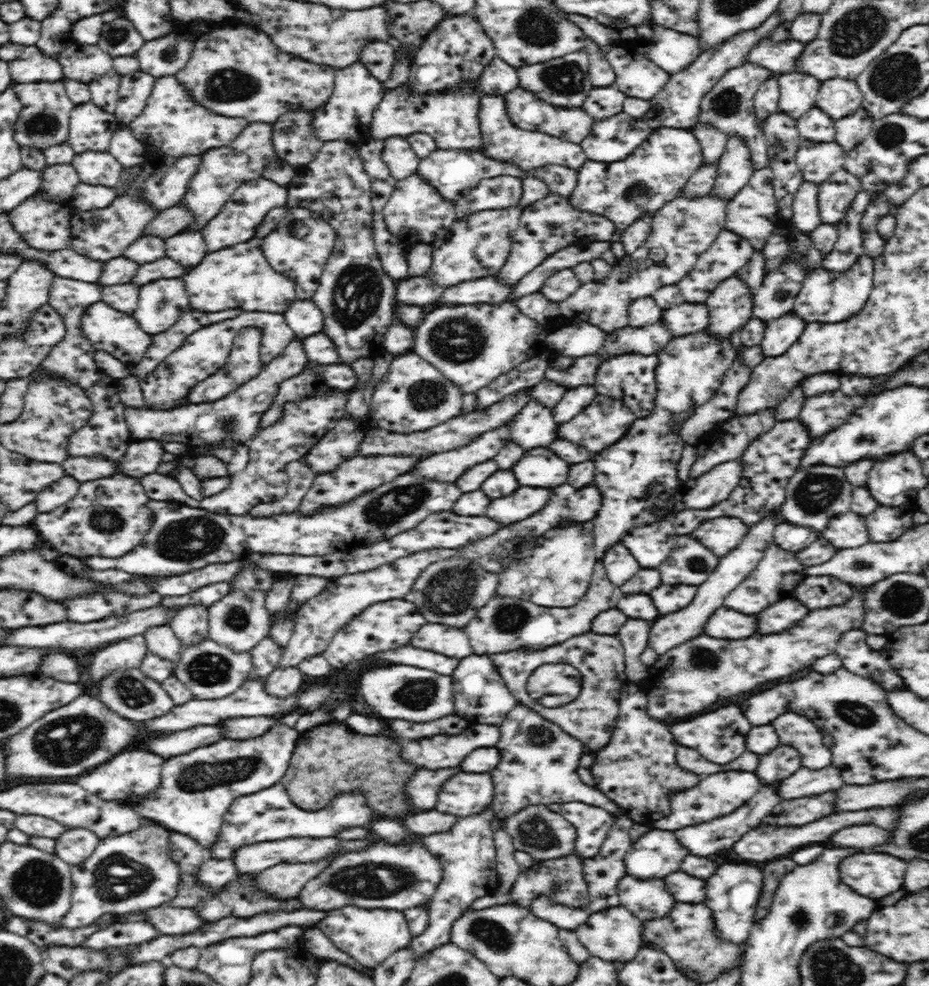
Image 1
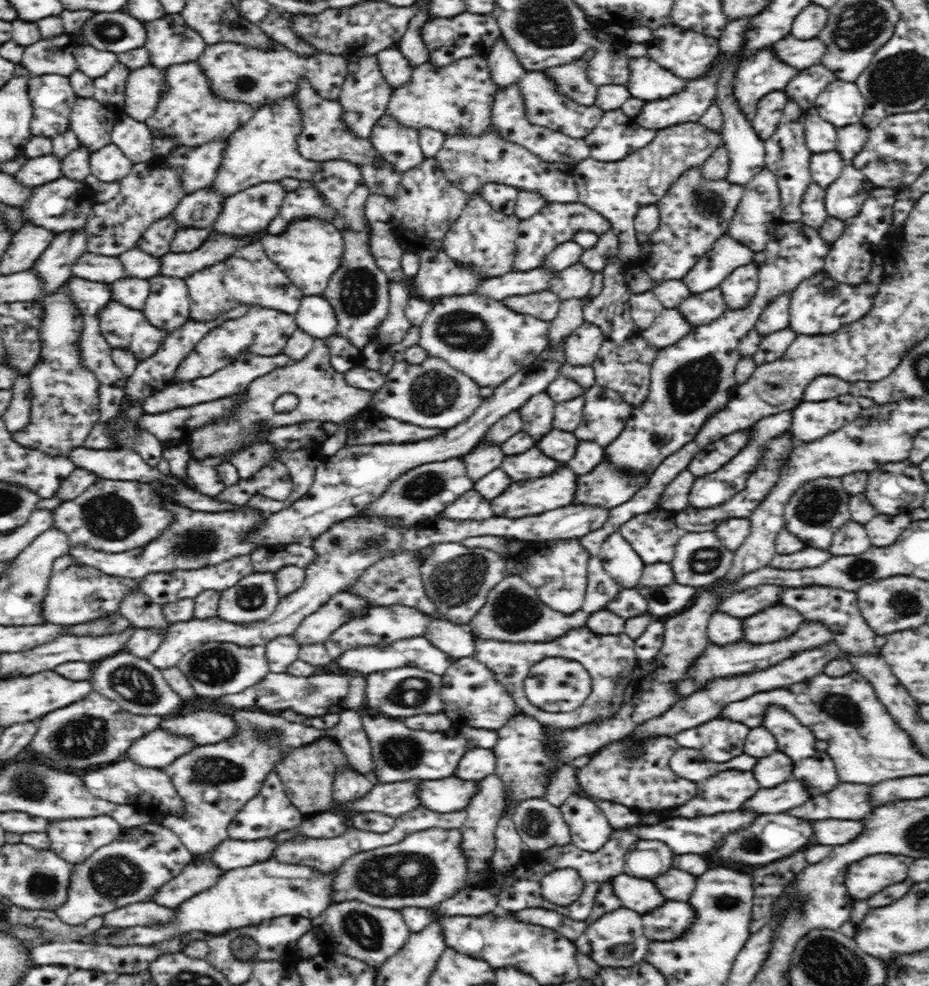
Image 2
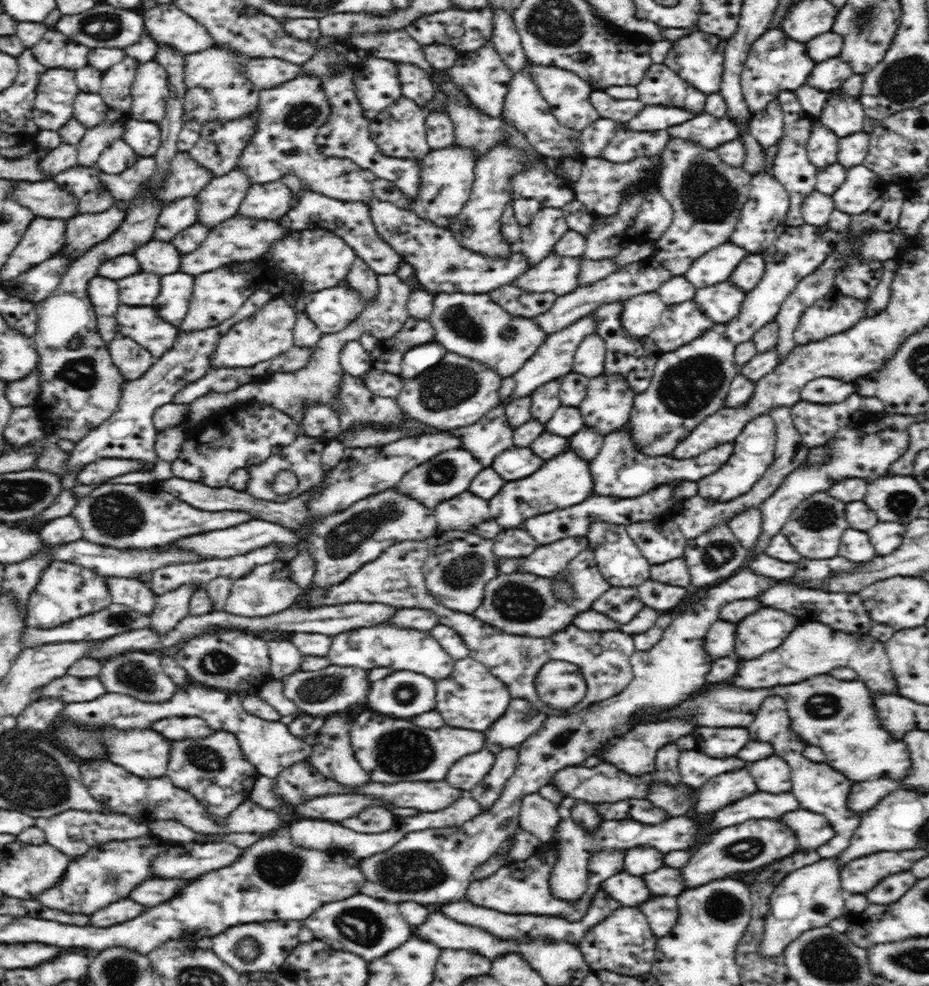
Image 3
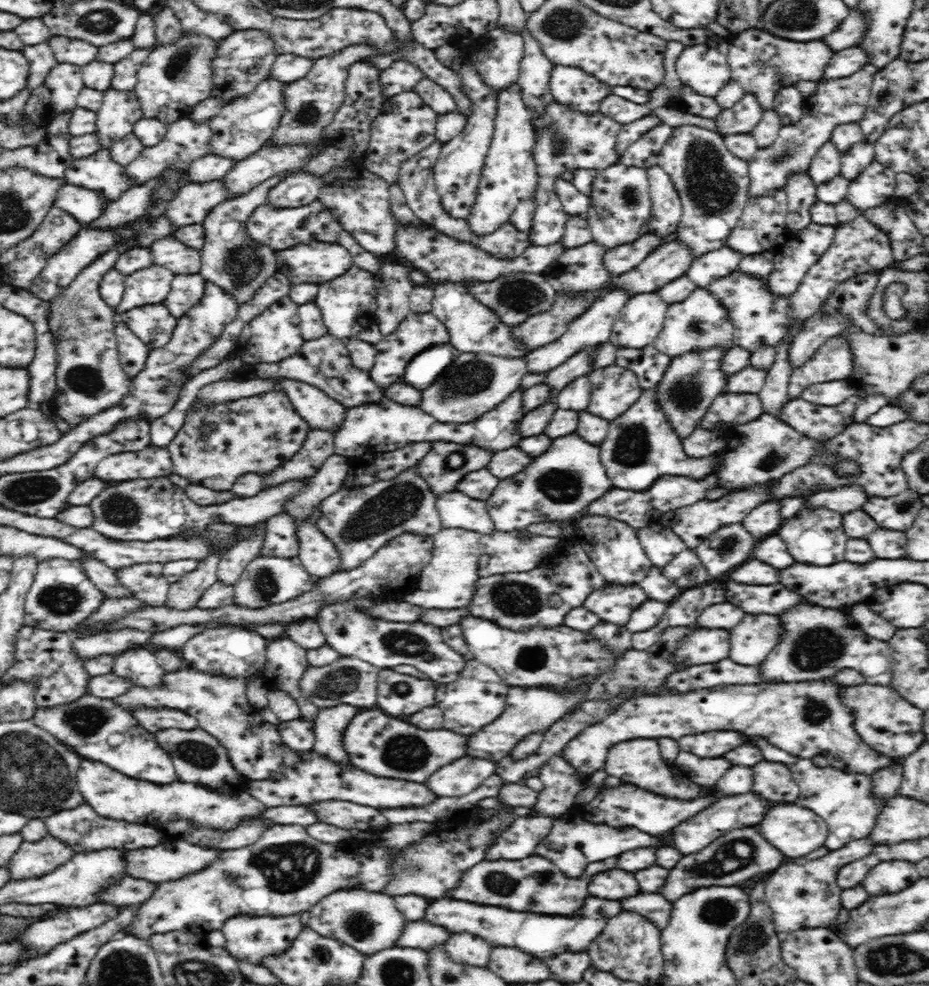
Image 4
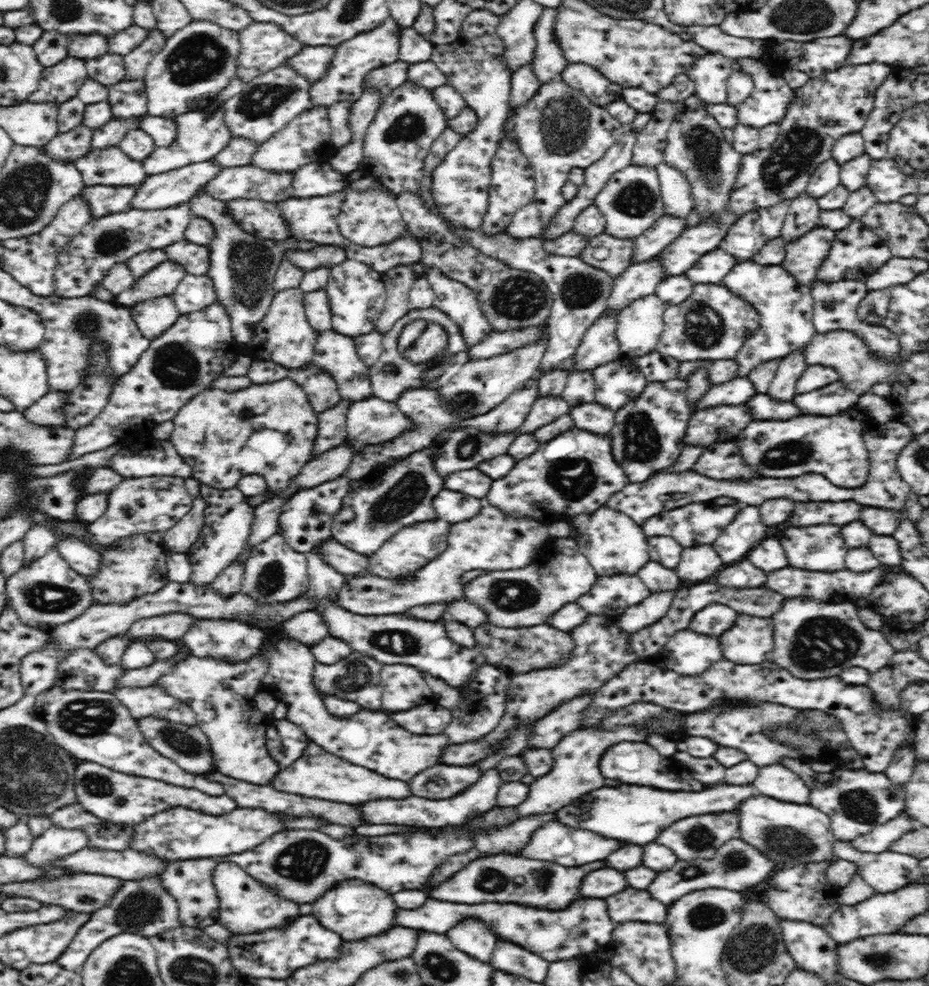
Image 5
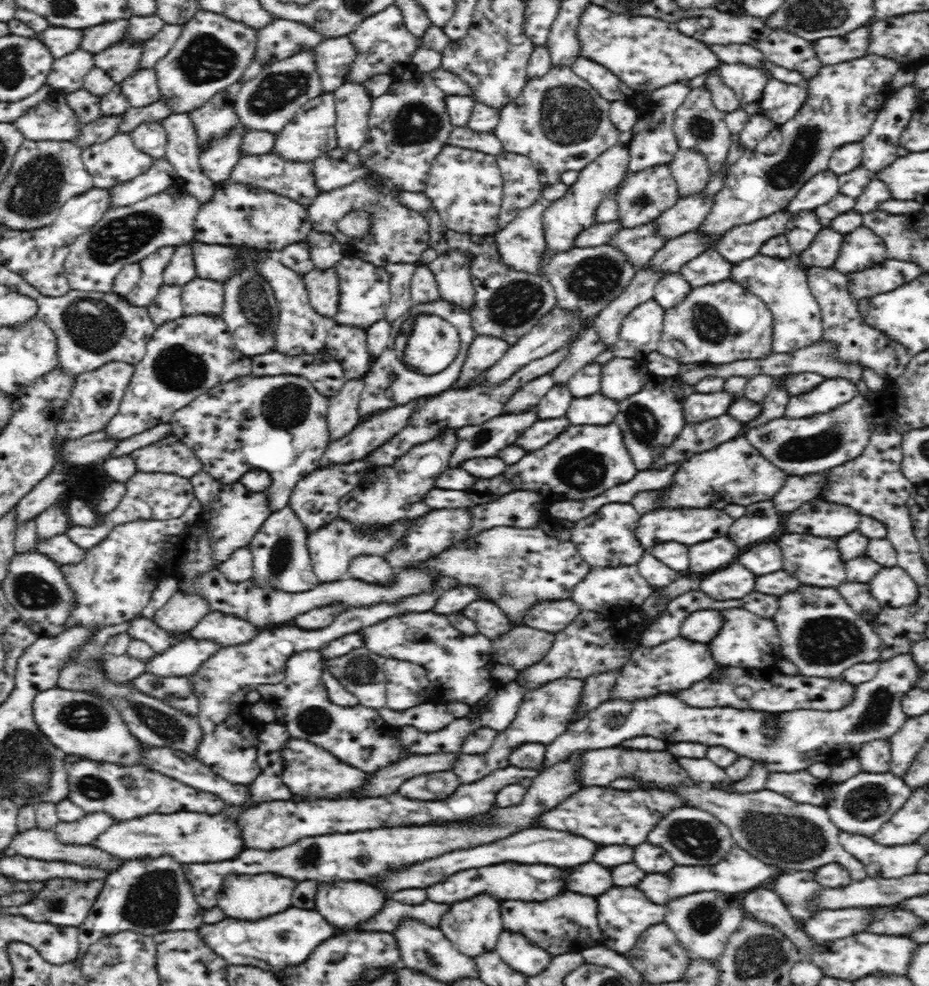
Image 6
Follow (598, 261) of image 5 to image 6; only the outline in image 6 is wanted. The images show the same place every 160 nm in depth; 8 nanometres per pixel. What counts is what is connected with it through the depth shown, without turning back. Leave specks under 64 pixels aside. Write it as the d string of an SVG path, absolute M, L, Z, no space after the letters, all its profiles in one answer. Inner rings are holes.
M655 221L636 226L622 228L607 244L623 249L630 256L630 261L637 267L645 265L657 253L657 250L668 240L655 232Z

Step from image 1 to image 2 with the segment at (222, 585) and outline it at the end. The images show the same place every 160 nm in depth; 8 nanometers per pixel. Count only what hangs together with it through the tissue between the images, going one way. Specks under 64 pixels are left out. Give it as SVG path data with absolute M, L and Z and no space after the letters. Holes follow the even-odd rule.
M246 554L245 556L235 557L214 566L148 574L148 576L139 581L140 589L152 599L152 602L165 605L184 598L196 598L196 596L208 590L222 592L238 584L241 578L248 576L250 573L252 573L252 557L250 557L250 554Z

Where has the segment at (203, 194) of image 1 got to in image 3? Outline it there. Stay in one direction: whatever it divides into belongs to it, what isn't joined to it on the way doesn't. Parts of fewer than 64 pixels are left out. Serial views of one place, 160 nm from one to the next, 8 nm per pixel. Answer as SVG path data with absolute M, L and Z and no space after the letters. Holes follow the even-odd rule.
M301 74L300 77L279 85L277 88L260 91L257 111L259 113L255 122L255 131L249 138L246 148L243 148L242 154L238 157L238 162L236 162L235 166L246 176L249 176L252 185L280 181L280 178L286 176L286 174L295 174L302 183L303 191L316 191L335 199L362 201L366 204L375 197L373 182L377 176L373 172L360 168L349 158L324 156L316 146L316 133L328 120L328 116L331 113L331 106L327 96L322 91L322 81L318 77Z

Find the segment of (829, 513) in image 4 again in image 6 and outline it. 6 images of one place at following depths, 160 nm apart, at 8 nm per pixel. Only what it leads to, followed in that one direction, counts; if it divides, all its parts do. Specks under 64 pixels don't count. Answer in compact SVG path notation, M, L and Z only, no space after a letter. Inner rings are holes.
M784 534L778 540L784 554L784 570L796 576L802 584L820 586L820 588L836 588L846 582L844 562L840 558L838 546L834 538L820 538L810 534Z

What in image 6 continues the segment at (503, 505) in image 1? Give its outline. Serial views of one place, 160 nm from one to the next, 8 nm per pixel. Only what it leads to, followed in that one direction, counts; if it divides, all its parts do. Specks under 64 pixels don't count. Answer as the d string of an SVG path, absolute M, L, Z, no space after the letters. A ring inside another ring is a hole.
M612 422L606 425L571 425L565 428L560 436L551 440L546 446L527 452L516 464L506 468L505 476L511 480L516 491L531 489L532 492L541 493L543 502L547 506L560 500L586 500L592 496L600 496L606 492L606 489L632 480L638 471L631 459L631 453L624 444L620 427Z

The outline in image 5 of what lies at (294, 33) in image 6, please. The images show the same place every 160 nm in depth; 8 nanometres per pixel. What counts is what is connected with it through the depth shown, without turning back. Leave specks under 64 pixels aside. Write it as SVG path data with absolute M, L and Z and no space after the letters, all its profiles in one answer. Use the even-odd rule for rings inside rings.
M252 22L245 29L239 30L240 52L237 56L236 79L251 82L269 70L278 68L292 58L303 46L299 41L284 32L280 26L266 22Z

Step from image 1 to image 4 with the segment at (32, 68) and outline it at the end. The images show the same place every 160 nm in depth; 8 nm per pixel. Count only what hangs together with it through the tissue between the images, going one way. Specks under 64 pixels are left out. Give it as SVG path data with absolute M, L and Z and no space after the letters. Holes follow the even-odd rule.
M52 36L48 40L48 44L50 44L50 48L54 52L54 58L58 62L84 66L97 59L99 47L85 40L68 38L67 36Z

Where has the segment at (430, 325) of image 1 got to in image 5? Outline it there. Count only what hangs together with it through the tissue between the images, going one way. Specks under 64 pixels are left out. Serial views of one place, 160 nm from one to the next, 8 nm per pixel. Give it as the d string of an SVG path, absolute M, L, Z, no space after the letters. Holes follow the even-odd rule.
M425 268L424 276L434 291L433 307L448 314L456 322L468 350L482 343L493 330L485 319L474 292L458 280L448 277L442 268Z

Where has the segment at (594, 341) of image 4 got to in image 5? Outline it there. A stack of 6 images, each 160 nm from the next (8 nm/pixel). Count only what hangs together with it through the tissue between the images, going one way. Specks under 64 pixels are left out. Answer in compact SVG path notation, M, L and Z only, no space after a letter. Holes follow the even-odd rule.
M659 256L638 264L632 263L622 275L616 277L612 296L608 296L606 311L620 313L633 300L655 294L658 284L665 278L666 274L659 262Z

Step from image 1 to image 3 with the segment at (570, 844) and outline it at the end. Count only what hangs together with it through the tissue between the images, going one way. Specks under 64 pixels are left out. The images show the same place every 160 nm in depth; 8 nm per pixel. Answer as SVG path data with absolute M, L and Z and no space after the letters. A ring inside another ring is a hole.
M538 793L524 796L521 804L521 830L539 838L544 846L550 845L557 830L556 824L560 822L562 815L557 809L557 804Z

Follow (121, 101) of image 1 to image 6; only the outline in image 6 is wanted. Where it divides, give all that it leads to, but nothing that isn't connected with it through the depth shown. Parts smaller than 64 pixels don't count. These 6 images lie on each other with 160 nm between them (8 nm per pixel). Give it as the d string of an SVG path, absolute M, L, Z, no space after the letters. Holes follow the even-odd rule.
M200 9L194 14L192 20L188 20L183 25L183 31L168 54L154 66L161 99L169 104L174 114L189 113L191 110L204 106L215 94L241 81L241 76L255 58L256 43L256 28L232 20L231 17L222 16L220 13Z

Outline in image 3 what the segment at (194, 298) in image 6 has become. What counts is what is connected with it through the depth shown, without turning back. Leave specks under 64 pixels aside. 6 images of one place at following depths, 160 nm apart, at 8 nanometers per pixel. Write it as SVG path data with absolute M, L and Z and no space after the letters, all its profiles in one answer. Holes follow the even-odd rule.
M180 271L164 276L160 280L160 294L153 305L156 315L180 328L189 310L194 283L194 276Z

